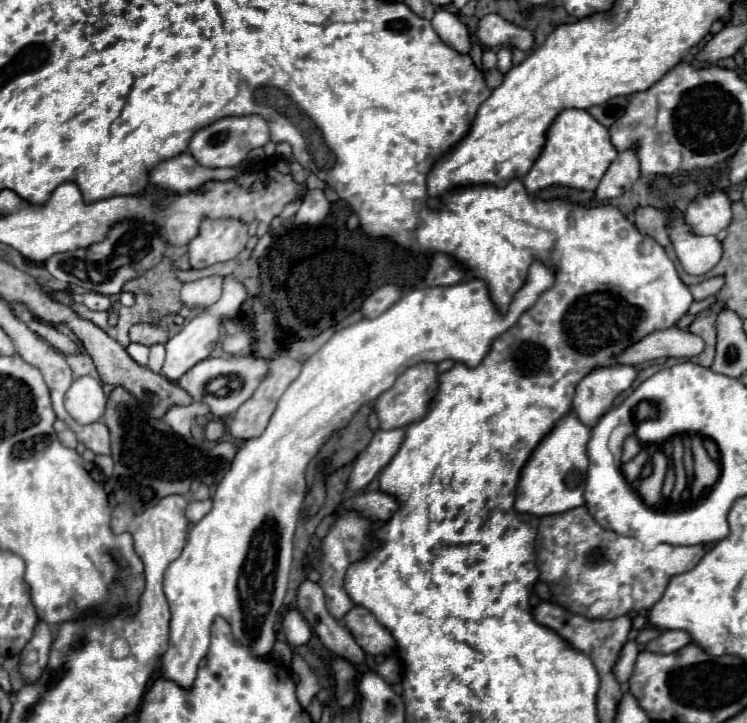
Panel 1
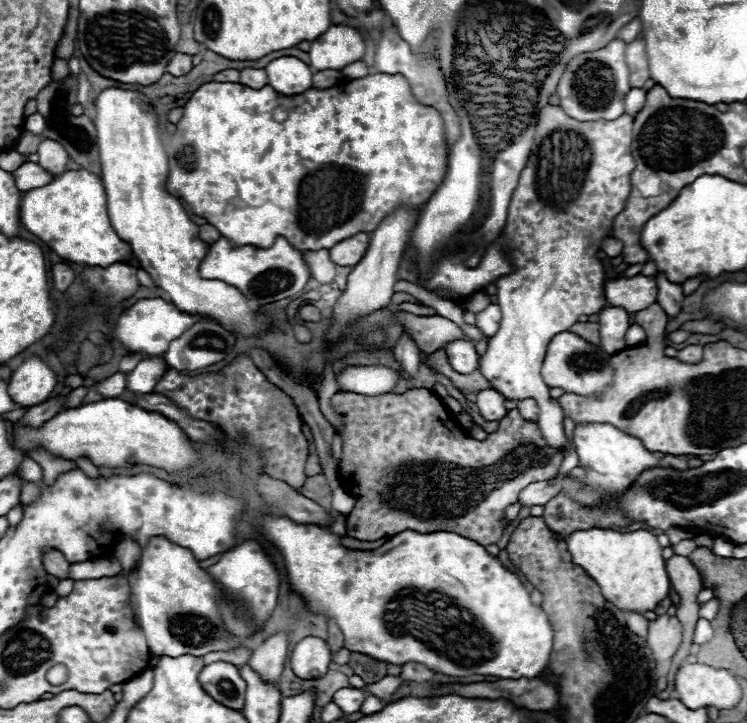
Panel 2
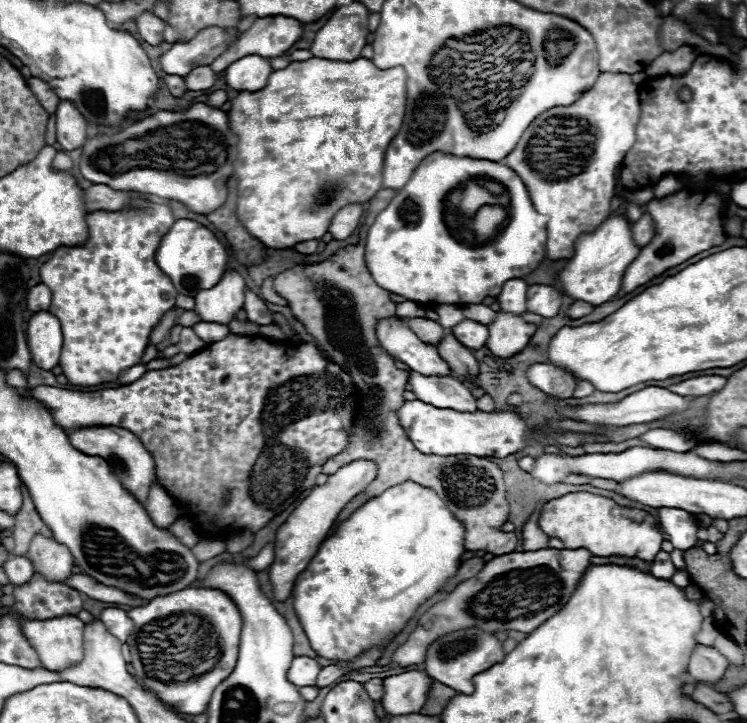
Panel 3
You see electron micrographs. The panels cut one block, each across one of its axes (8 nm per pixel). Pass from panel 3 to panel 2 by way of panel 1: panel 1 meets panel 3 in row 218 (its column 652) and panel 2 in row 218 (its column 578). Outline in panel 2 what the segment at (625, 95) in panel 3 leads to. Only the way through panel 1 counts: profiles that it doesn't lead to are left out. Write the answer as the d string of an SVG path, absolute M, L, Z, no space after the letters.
M548 104L540 108L532 152L524 170L520 172L518 186L508 206L504 236L508 240L510 260L516 270L496 280L496 296L502 310L502 322L498 332L488 340L488 350L484 356L480 356L478 364L484 378L492 382L492 388L508 400L524 400L532 396L538 402L540 414L536 424L542 432L542 438L548 446L558 448L560 452L568 452L568 438L562 426L564 414L558 400L550 398L550 388L544 384L540 368L552 336L576 324L578 316L598 314L602 308L608 306L608 302L604 300L606 274L602 262L596 258L596 252L600 250L604 238L608 238L614 218L624 210L632 190L632 122L634 118L630 114L618 116L616 120L578 122L566 116L560 106Z

